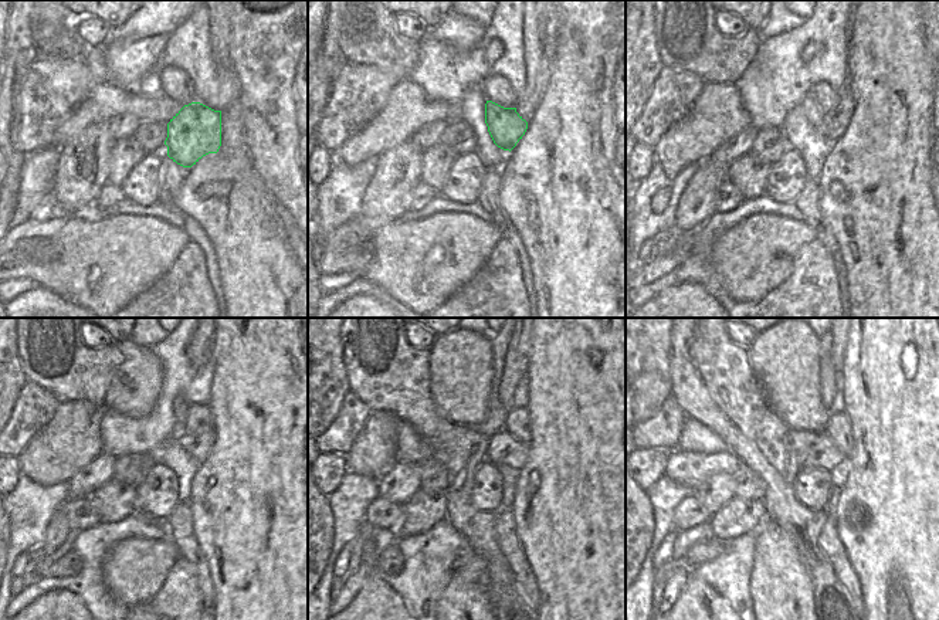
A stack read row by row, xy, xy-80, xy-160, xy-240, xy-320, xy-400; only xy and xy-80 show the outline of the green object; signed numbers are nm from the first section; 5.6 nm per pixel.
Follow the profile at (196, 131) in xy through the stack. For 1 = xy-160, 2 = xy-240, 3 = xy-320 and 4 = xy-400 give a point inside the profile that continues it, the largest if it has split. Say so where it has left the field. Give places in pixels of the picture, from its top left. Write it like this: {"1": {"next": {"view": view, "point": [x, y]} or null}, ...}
{"1": {"next": {"view": "xy-160", "point": [810, 107]}}, "2": {"next": {"view": "xy-240", "point": [180, 406]}}, "3": {"next": {"view": "xy-320", "point": [518, 352]}}, "4": {"next": {"view": "xy-400", "point": [837, 346]}}}

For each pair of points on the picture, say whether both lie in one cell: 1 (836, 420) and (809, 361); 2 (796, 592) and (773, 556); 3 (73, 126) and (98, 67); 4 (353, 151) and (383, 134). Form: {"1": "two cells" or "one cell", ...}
{"1": "two cells", "2": "one cell", "3": "two cells", "4": "one cell"}

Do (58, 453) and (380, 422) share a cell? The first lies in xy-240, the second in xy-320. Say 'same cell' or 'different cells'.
same cell

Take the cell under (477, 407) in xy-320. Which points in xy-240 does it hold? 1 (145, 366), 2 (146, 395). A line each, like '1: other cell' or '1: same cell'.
1: same cell
2: same cell

